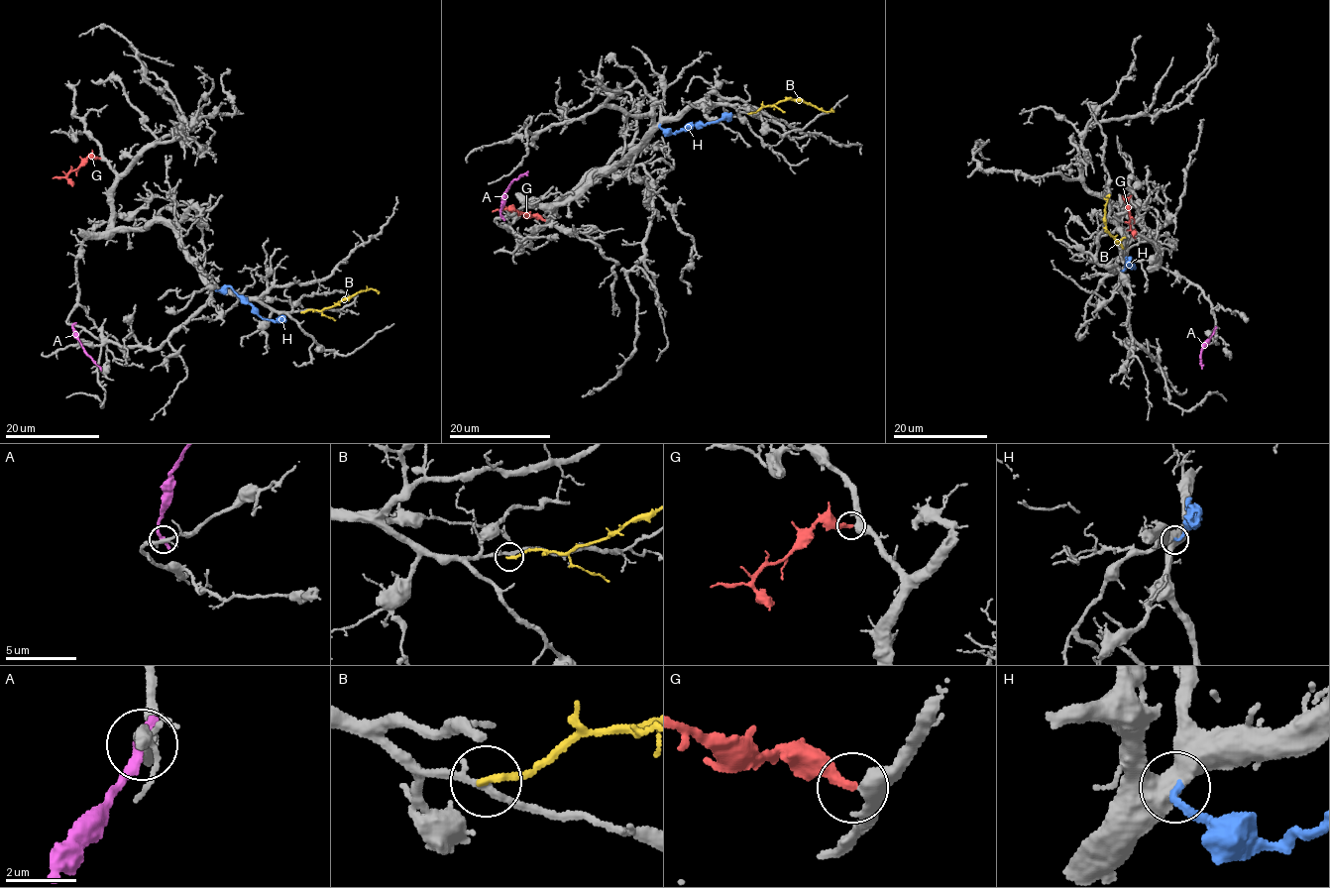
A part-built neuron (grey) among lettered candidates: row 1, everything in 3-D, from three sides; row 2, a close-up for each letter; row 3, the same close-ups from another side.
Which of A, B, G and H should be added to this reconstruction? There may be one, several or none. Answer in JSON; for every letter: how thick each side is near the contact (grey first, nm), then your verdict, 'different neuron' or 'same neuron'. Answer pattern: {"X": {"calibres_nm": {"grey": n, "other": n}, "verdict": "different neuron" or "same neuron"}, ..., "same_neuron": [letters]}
{"A": {"calibres_nm": {"grey": 260, "other": 320}, "verdict": "different neuron"}, "B": {"calibres_nm": {"grey": 200, "other": 200}, "verdict": "different neuron"}, "G": {"calibres_nm": {"grey": 440, "other": 300}, "verdict": "same neuron"}, "H": {"calibres_nm": {"grey": 550, "other": 220}, "verdict": "different neuron"}, "same_neuron": ["G"]}

